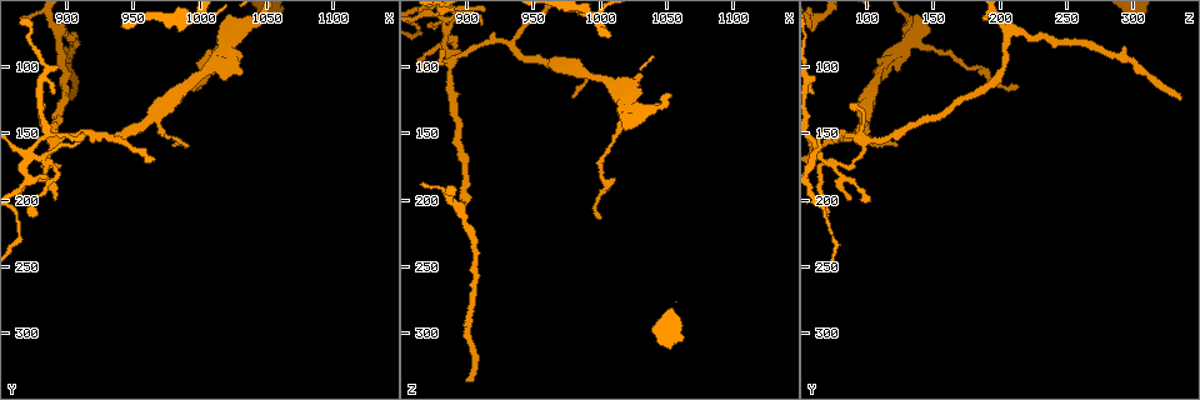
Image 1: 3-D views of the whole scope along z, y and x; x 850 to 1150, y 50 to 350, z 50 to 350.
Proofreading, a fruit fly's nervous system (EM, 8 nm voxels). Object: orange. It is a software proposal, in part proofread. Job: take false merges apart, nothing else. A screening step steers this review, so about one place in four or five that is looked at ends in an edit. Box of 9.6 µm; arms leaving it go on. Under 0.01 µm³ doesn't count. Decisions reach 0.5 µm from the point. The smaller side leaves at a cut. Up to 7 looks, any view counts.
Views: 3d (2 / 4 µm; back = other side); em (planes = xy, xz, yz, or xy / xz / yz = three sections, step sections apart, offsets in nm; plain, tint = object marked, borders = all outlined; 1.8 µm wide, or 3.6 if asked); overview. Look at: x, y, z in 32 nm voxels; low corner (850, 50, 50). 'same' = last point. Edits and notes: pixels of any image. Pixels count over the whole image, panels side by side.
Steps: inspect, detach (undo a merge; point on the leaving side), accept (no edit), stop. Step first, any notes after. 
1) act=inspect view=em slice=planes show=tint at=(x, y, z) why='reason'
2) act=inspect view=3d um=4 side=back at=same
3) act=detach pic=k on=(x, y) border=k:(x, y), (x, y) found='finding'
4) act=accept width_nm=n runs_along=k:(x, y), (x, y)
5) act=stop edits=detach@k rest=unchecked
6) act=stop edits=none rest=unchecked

act=inspect view=em um=3.6 slice=yz step=16 show=tint at=(968, 134, 96) why='thick turns thin'

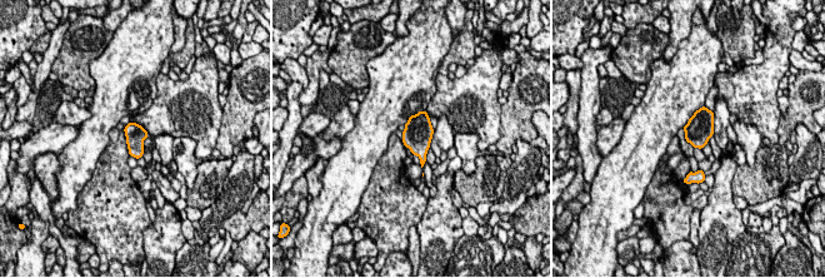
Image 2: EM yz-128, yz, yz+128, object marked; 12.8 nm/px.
act=accept found='all the same cell'

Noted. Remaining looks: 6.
act=inspect view=em slice=yz step=8 show=plain at=(1018, 80, 130) why='sudden change in width'

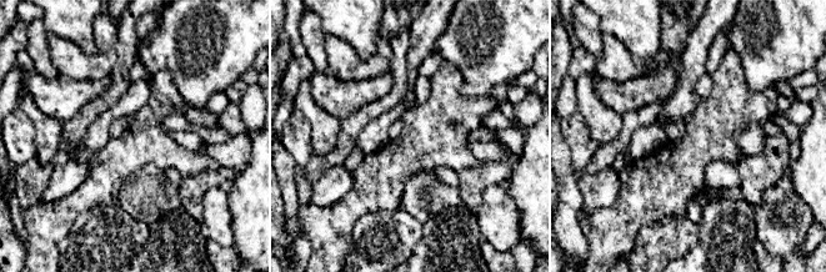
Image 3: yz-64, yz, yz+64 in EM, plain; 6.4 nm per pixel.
act=inspect view=em slice=yz step=8 show=tint at=same why='with the object marked'

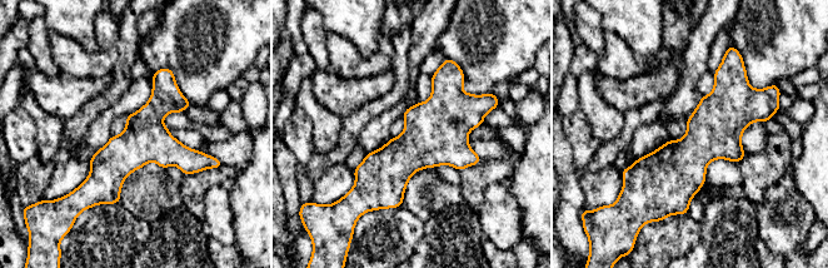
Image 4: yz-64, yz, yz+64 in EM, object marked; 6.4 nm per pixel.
act=accept runs_along=4:(203, 158), (128, 153), (80, 189) found='continuous, no second cell'

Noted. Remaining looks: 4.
act=inspect view=em slice=xy step=16 show=tint at=(896, 74, 208) why='branch point'

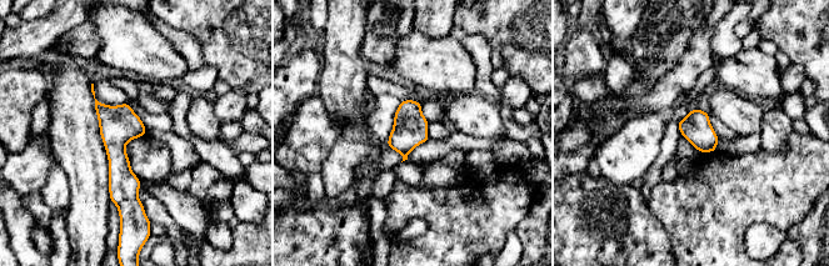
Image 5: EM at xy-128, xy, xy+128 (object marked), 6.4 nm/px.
act=inspect view=em slice=planes show=tint at=same

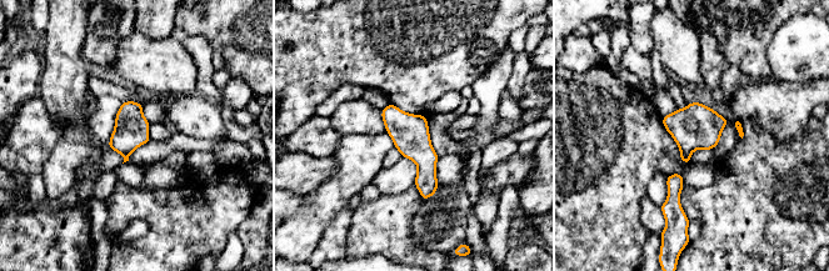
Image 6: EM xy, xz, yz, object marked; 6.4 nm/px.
act=accept runs_along=6:(390, 108), (425, 157), (427, 195) found='continuous, no second cell'

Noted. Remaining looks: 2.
act=stop edits=none rest=unchecked

